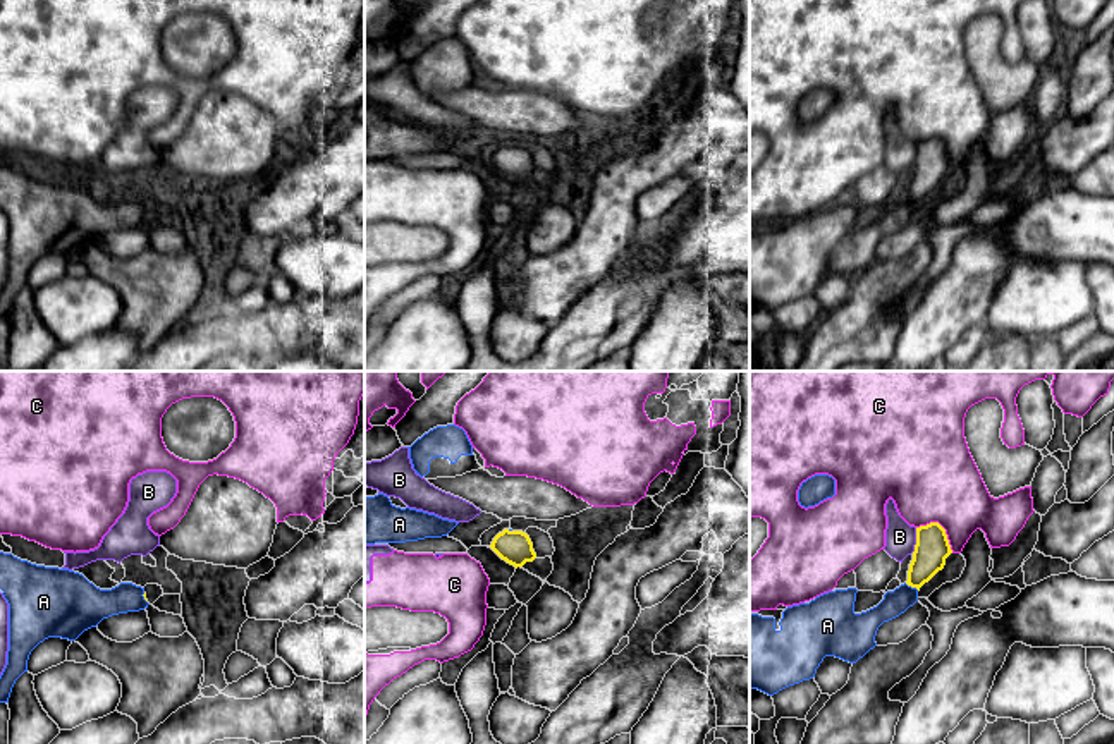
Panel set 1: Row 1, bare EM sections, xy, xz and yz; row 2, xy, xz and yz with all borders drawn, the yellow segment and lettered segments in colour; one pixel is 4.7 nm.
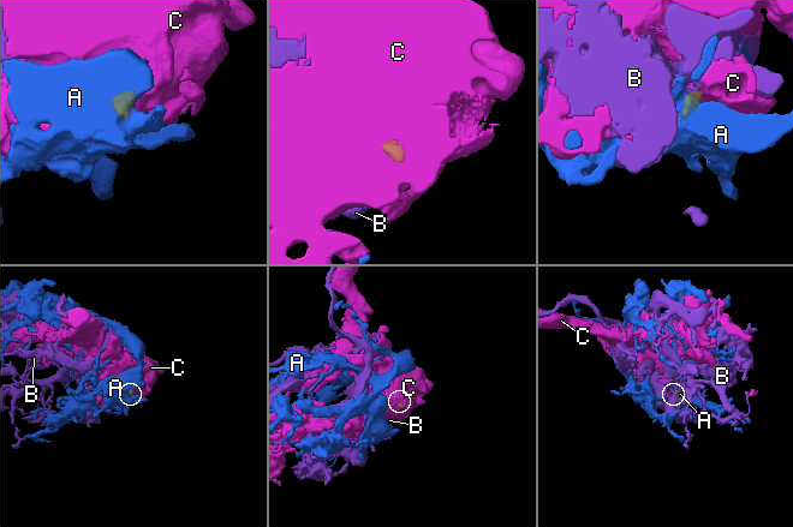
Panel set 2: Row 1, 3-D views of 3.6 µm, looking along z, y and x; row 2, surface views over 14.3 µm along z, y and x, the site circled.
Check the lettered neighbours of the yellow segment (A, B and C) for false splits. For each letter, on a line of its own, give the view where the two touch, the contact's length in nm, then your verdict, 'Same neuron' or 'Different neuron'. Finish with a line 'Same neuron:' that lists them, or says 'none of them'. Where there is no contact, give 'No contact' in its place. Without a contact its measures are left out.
A: Touches yellow in yz. Shared border 80 nm. Same neuron
B: Touches yellow in yz. Shared border 120 nm. Different neuron
C: Touches yellow in yz. Shared border 220 nm. Different neuron
Same neuron: A

